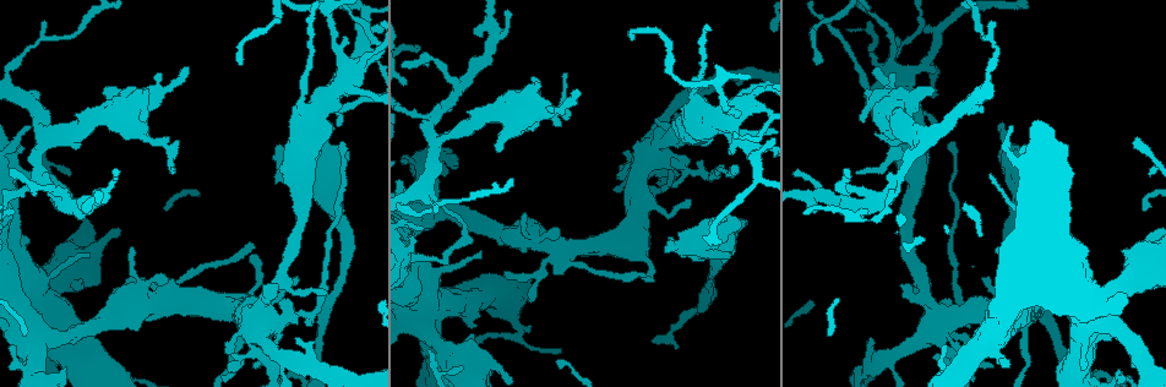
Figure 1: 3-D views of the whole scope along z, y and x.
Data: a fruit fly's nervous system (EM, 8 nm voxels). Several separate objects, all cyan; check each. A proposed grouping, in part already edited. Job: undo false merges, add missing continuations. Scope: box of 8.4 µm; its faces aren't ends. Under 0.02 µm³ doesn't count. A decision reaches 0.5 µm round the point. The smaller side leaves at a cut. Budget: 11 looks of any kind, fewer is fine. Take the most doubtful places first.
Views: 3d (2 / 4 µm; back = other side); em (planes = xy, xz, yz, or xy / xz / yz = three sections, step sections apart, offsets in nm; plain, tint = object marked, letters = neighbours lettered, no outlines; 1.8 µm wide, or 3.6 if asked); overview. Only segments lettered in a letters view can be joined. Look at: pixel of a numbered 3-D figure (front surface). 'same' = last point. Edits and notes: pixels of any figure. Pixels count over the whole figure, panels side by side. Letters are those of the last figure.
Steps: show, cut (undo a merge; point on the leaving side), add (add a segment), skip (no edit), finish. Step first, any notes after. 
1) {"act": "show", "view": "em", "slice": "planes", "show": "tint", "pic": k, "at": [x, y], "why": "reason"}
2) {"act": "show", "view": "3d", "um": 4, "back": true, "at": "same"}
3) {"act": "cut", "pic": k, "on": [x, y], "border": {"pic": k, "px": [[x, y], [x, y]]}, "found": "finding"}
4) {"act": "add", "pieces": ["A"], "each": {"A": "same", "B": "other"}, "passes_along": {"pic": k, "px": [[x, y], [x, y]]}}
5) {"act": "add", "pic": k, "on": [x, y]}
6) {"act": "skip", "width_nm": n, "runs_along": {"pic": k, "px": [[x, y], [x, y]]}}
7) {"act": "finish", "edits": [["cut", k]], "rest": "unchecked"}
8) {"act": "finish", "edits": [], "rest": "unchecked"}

{"act": "show", "view": "em", "um": 3.6, "slice": "planes", "show": "letters", "pic": 1, "at": [1015, 149], "why": "free end"}

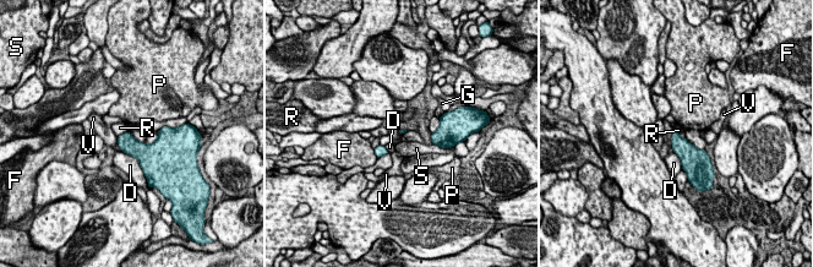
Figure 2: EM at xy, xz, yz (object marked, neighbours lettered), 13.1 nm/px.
{"act": "skip", "each": {"D": "other", "F": "other", "G": "other", "P": "other", "R": "other", "S": "other", "V": "other"}, "border": {"pic": 2, "px": [[129, 130], [118, 137]]}, "found": "none of them fits"}

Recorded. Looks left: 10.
{"act": "show", "view": "em", "slice": "yz", "step": 4, "show": "tint", "pic": 1, "at": [665, 142], "why": "sudden change in width"}

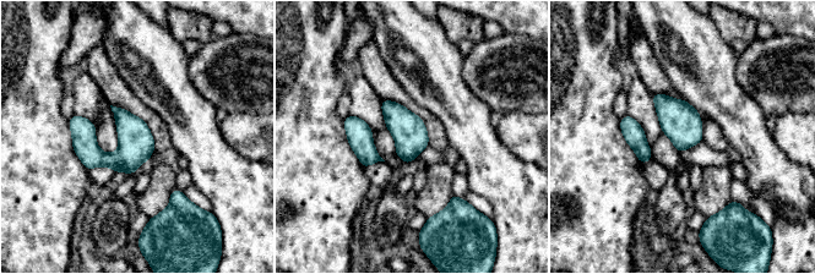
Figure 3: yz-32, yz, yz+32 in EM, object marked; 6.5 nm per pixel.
{"act": "show", "view": "em", "slice": "planes", "show": "tint", "at": "same", "why": "another direction"}

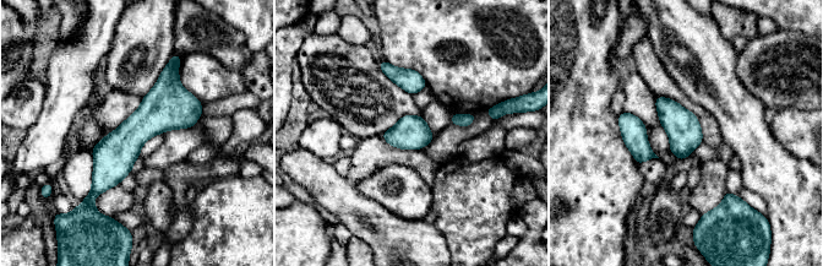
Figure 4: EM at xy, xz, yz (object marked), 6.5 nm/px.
{"act": "show", "view": "em", "slice": "planes", "show": "letters", "at": "same", "why": "what lies round it"}

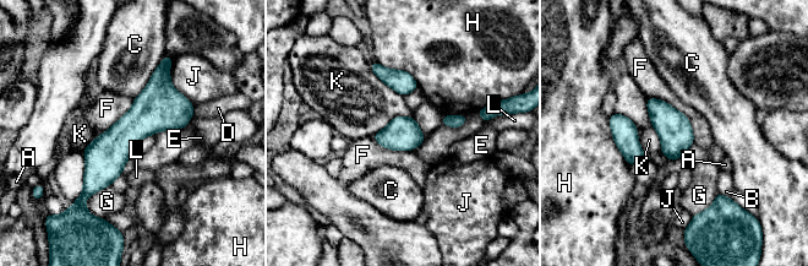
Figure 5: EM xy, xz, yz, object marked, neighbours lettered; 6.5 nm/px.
{"act": "skip", "each": {"A": "other", "B": "other", "C": "other", "D": "other", "E": "other", "F": "other", "G": "other", "H": "other", "J": "other", "K": "other", "L": "other"}, "border": {"pic": 5, "px": [[647, 97], [680, 110], [694, 142]]}, "found": "all the same neuron"}

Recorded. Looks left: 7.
{"act": "show", "view": "3d", "um": 2, "pic": 1, "at": [175, 171]}

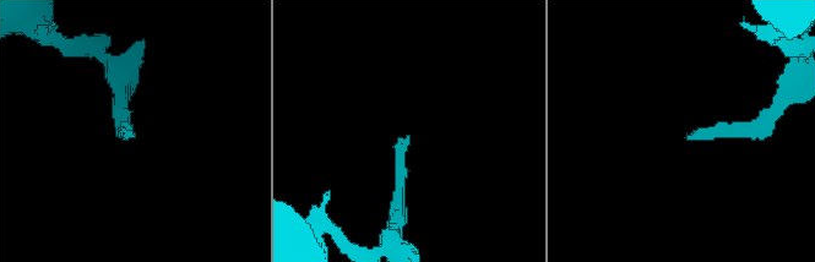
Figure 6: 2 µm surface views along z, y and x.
{"act": "show", "view": "em", "slice": "planes", "show": "tint", "pic": 6, "at": [131, 133], "why": "need the tissue"}

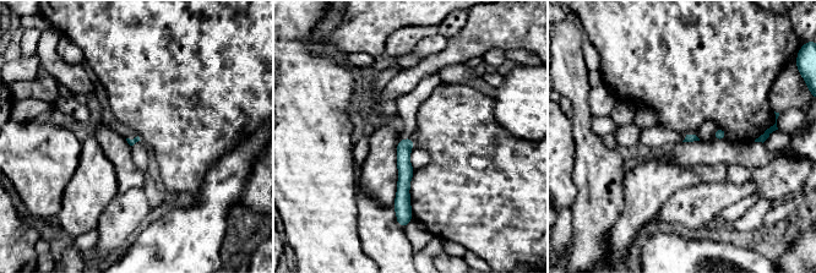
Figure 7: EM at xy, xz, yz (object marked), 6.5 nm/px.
{"act": "show", "view": "em", "slice": "planes", "show": "letters", "at": "same", "why": "what lies round it"}

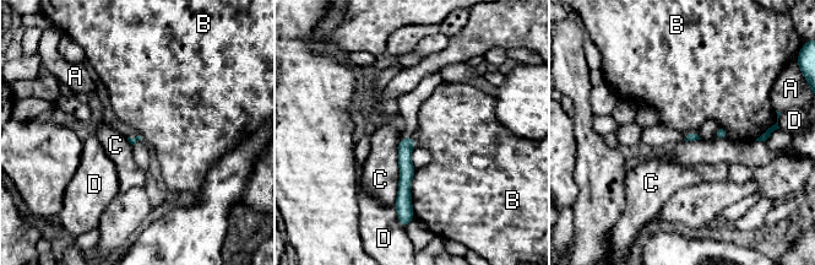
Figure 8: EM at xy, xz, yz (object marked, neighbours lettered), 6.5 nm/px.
{"act": "skip", "longest_contact_nm": ["C", 440], "each": {"A": "other", "B": "other", "C": "other", "D": "other"}, "runs_along": {"pic": 8, "px": [[411, 140], [405, 147], [406, 210]]}, "found": "no lettered segment goes on from it"}

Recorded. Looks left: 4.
{"act": "show", "view": "em", "um": 3.6, "slice": "planes", "show": "letters", "pic": 1, "at": [418, 316], "why": "thick turns thin"}

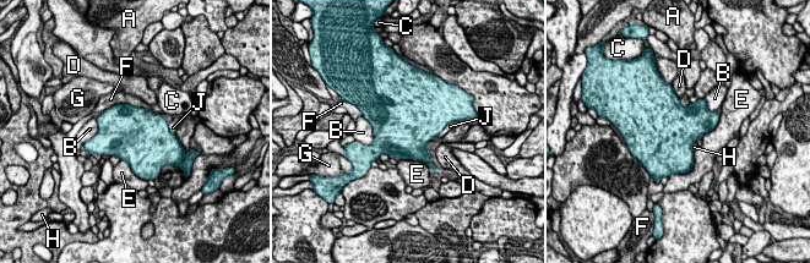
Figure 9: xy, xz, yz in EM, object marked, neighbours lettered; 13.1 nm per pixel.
{"act": "skip", "each": {"A": "other", "B": "other", "C": "other", "D": "other", "E": "other", "F": "other", "G": "other", "H": "other", "J": "other"}, "border": {"pic": 9, "px": [[450, 122], [430, 140]]}, "found": "all the same neuron"}

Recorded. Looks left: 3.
{"act": "finish", "edits": [], "rest": "unchecked"}

